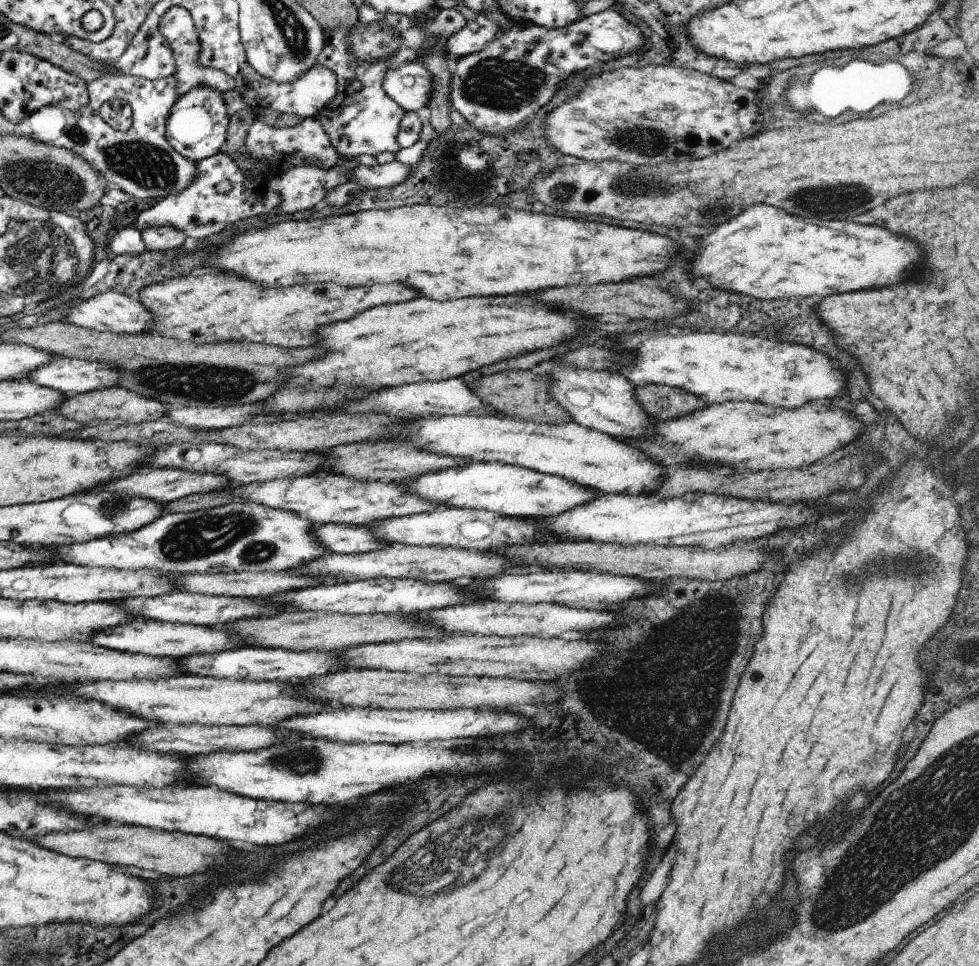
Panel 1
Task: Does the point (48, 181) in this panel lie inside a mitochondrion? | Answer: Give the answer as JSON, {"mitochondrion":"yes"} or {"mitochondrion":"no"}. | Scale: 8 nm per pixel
{"mitochondrion":"yes"}

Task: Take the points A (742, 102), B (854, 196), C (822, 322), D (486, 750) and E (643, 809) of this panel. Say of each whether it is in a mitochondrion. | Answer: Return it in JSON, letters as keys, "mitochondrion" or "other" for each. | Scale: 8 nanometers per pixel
{"A":"other","B":"mitochondrion","C":"other","D":"other","E":"other"}

